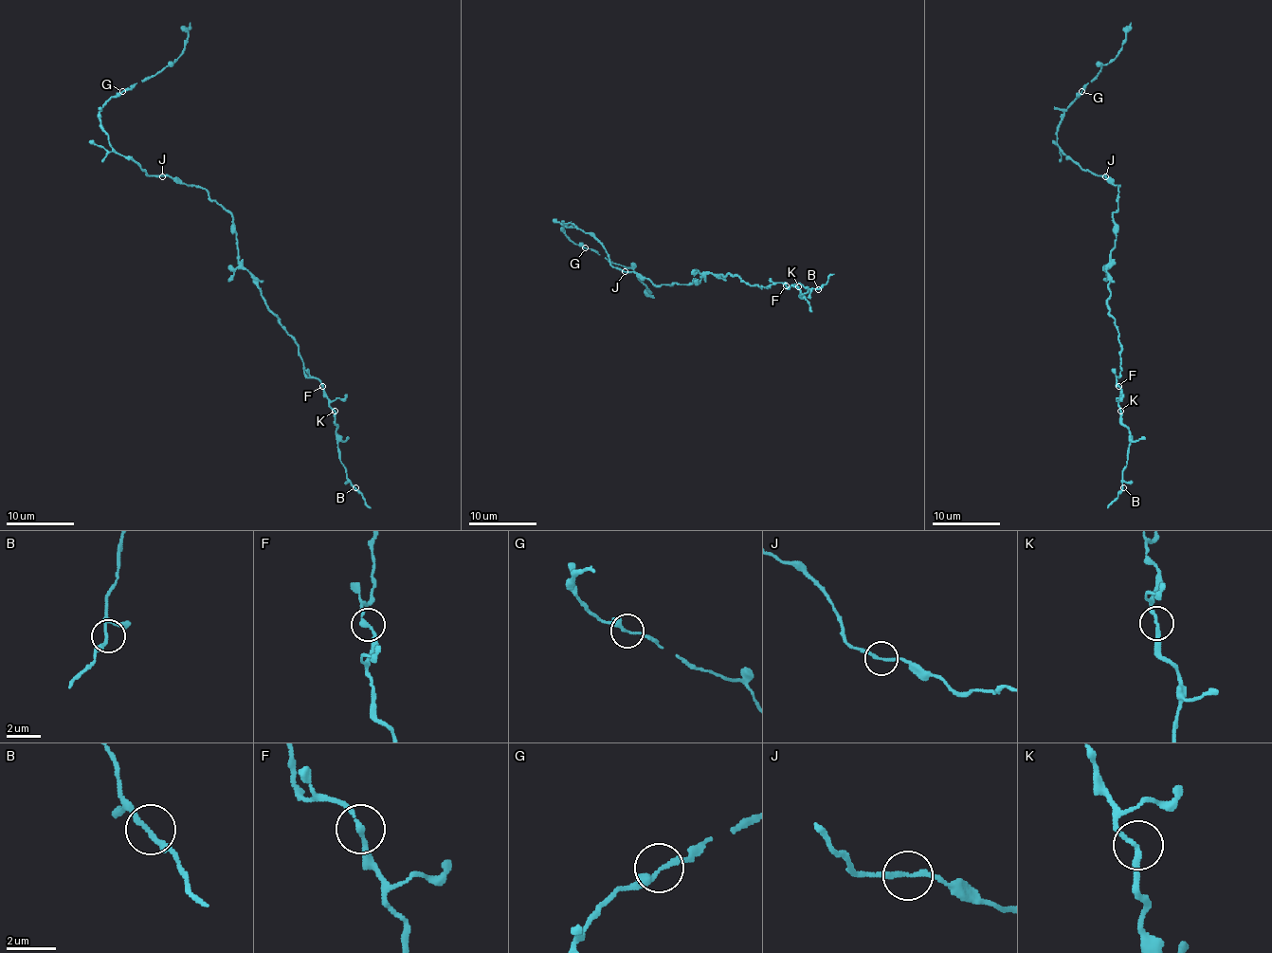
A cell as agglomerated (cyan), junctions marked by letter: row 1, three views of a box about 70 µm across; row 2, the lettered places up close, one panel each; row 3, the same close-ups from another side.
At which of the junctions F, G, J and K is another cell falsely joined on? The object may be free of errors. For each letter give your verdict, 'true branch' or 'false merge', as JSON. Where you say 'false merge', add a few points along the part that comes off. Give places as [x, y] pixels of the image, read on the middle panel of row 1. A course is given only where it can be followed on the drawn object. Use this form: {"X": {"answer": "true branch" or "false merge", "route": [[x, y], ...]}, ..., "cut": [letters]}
{"F": {"answer": "true branch"}, "G": {"answer": "true branch"}, "J": {"answer": "true branch"}, "K": {"answer": "true branch"}, "cut": []}

